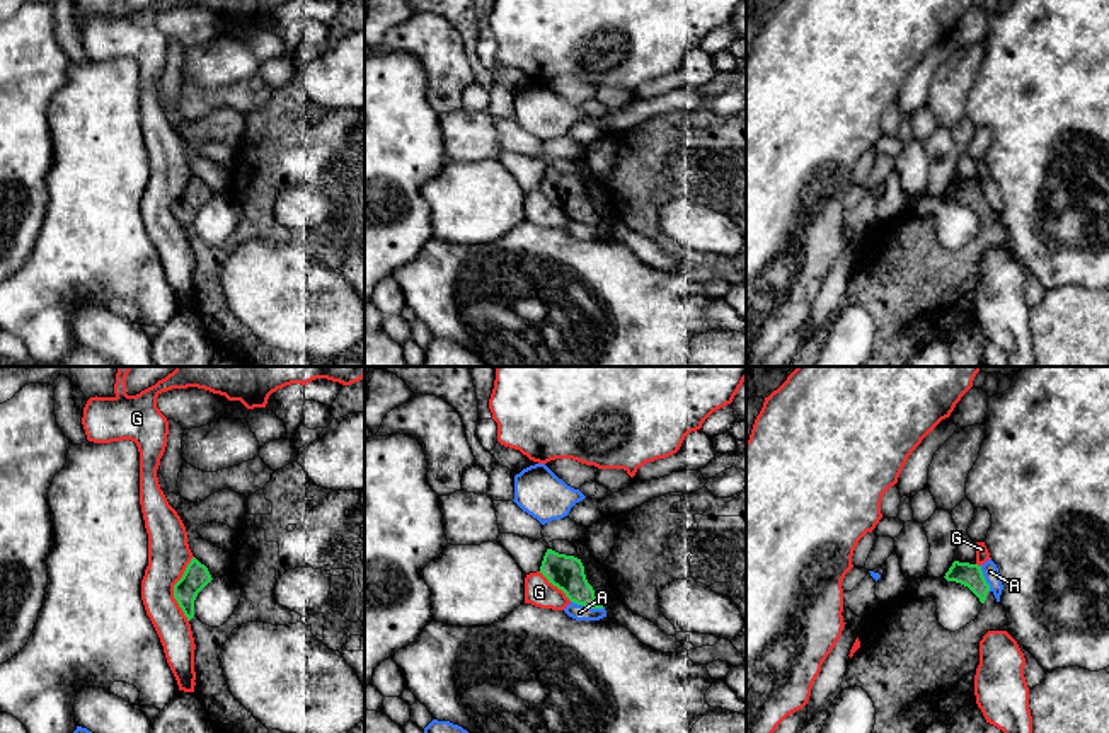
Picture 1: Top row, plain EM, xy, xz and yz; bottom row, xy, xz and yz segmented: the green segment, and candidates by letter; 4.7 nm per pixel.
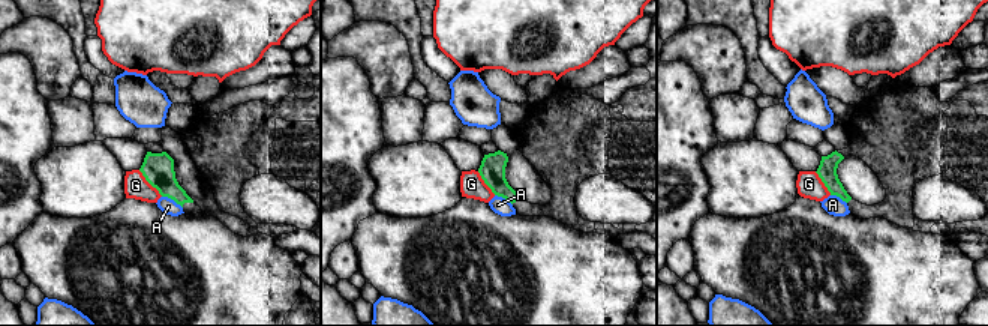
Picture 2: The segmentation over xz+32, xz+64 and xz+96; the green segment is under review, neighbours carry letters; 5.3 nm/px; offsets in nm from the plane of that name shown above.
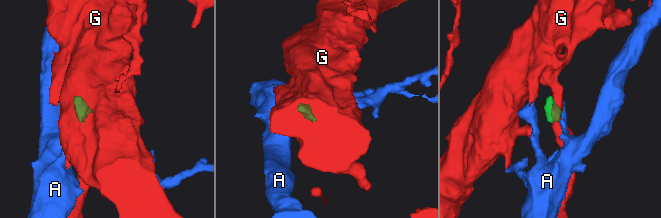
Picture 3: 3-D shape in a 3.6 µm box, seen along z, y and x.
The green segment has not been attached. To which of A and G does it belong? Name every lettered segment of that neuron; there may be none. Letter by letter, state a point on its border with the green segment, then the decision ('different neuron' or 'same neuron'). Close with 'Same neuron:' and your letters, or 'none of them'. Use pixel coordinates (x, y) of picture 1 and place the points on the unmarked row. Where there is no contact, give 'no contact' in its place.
A: xz (588, 224) | different neuron
G: xy (174, 207) | different neuron
Same neuron: none of them

